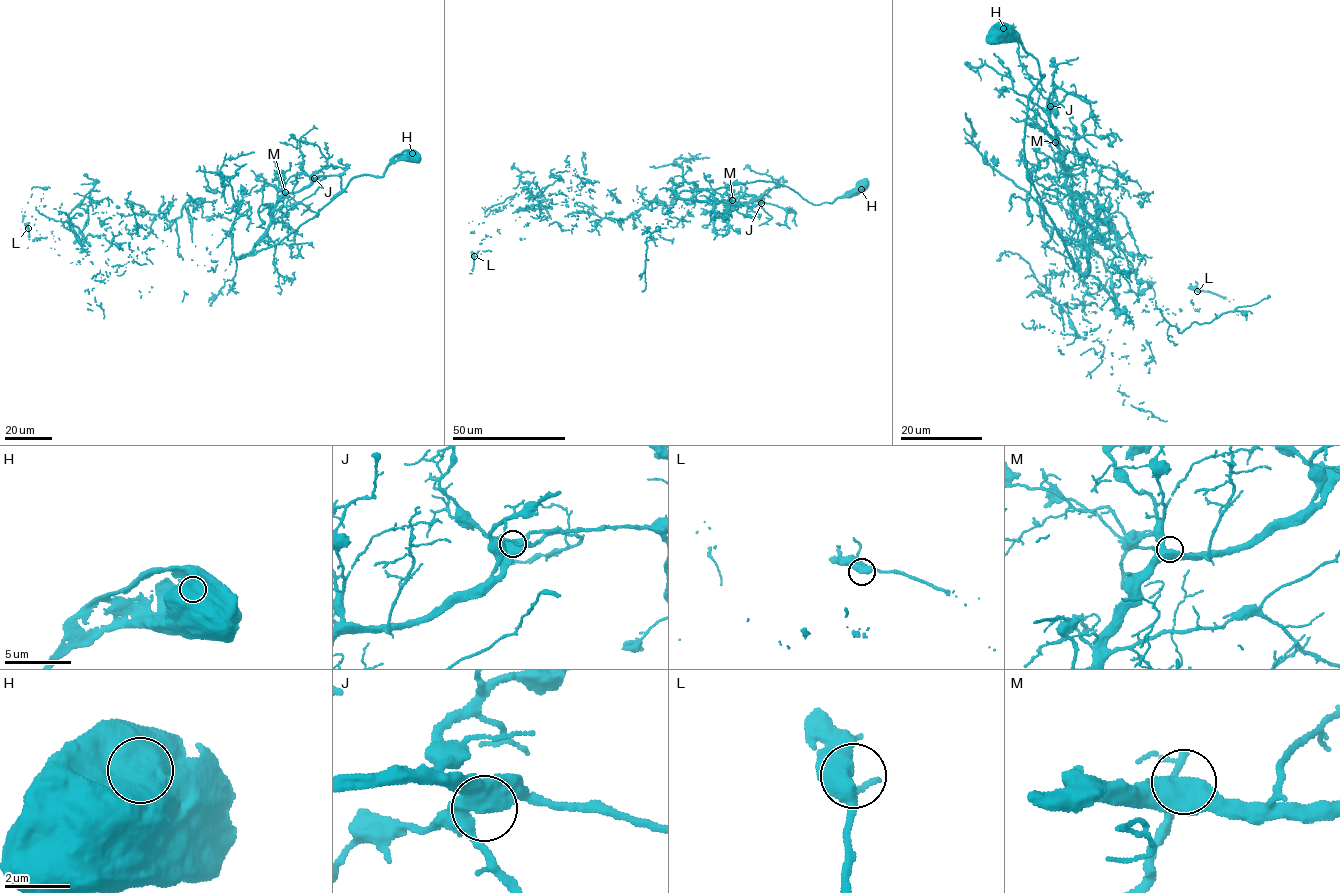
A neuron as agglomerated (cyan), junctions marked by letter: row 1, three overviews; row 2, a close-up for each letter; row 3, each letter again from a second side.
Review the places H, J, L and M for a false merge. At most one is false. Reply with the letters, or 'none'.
none

